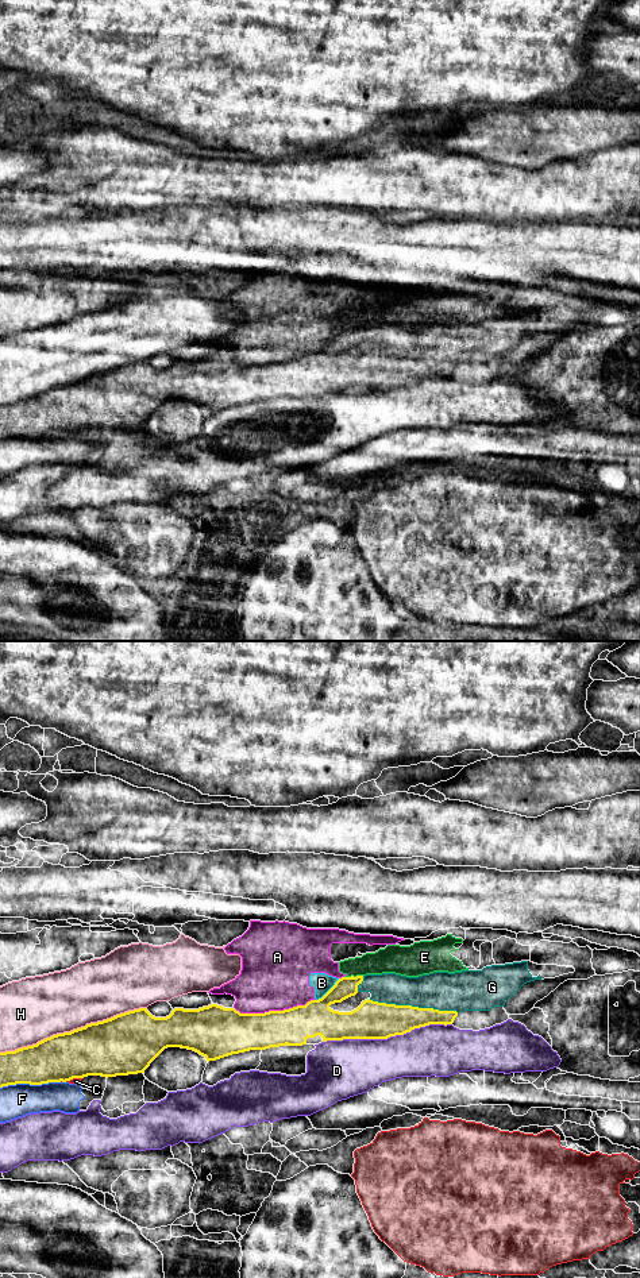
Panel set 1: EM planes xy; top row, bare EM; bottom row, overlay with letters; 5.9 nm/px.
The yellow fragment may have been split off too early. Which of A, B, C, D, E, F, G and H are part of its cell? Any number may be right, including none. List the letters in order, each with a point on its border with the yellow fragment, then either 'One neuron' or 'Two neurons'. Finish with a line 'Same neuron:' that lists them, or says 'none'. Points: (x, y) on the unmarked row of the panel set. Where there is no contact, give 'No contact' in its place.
A: Touches yellow at xy (274, 363). Two neurons
B: Touches yellow at xy (328, 343). Two neurons
C: Touches yellow at xy (73, 429). Two neurons
D: Touches yellow at xy (386, 390). Two neurons
E: Touches yellow at xy (353, 328). Two neurons
F: Touches yellow at xy (30, 436). Two neurons
G: Touches yellow at xy (413, 359). One neuron
H: Touches yellow at xy (73, 382). Two neurons
Same neuron: G

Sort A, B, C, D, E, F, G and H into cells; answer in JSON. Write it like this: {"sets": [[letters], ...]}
{"sets": [["A", "B"], ["C"], ["D"], ["E"], ["F"], ["G"], ["H"]]}

